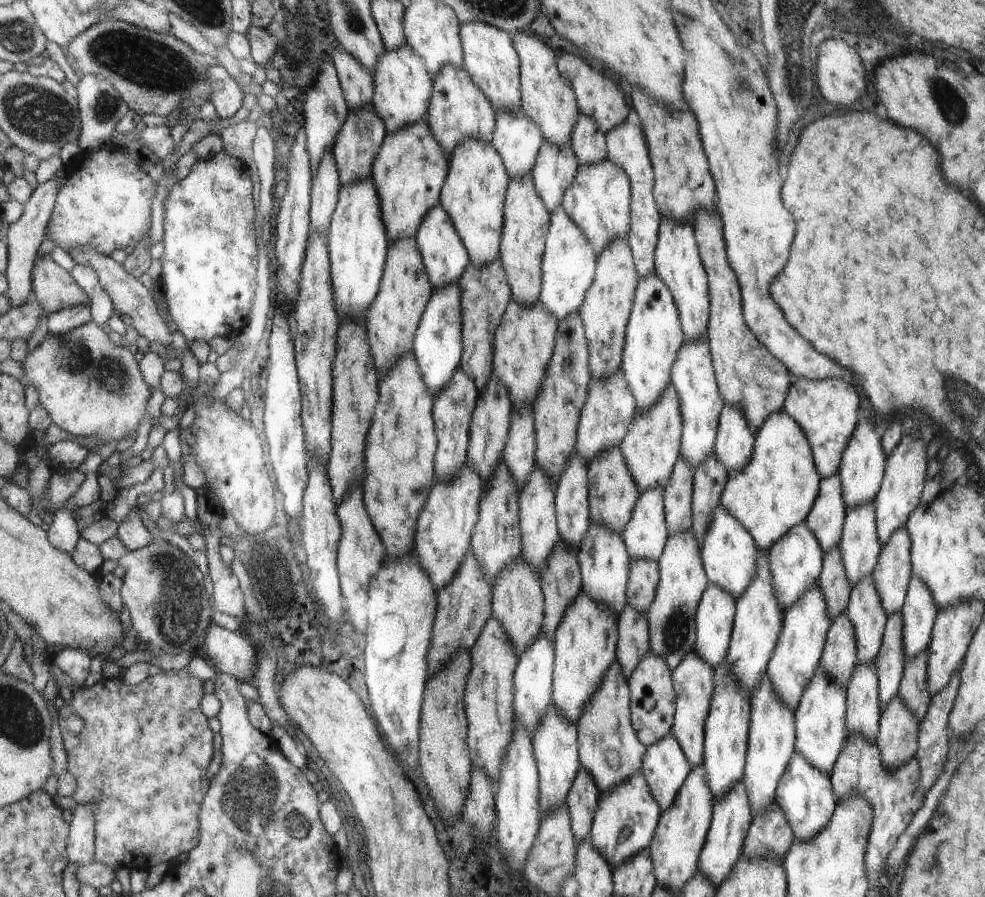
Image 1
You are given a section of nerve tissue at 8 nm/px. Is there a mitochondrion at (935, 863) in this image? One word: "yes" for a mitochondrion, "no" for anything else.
no

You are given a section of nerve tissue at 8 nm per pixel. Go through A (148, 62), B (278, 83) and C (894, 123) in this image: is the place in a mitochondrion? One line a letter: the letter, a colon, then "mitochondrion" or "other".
A: mitochondrion
B: other
C: other

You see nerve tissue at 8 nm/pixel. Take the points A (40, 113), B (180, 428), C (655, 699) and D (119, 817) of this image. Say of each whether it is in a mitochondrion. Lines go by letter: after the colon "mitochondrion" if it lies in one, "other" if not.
A: mitochondrion
B: other
C: other
D: other

